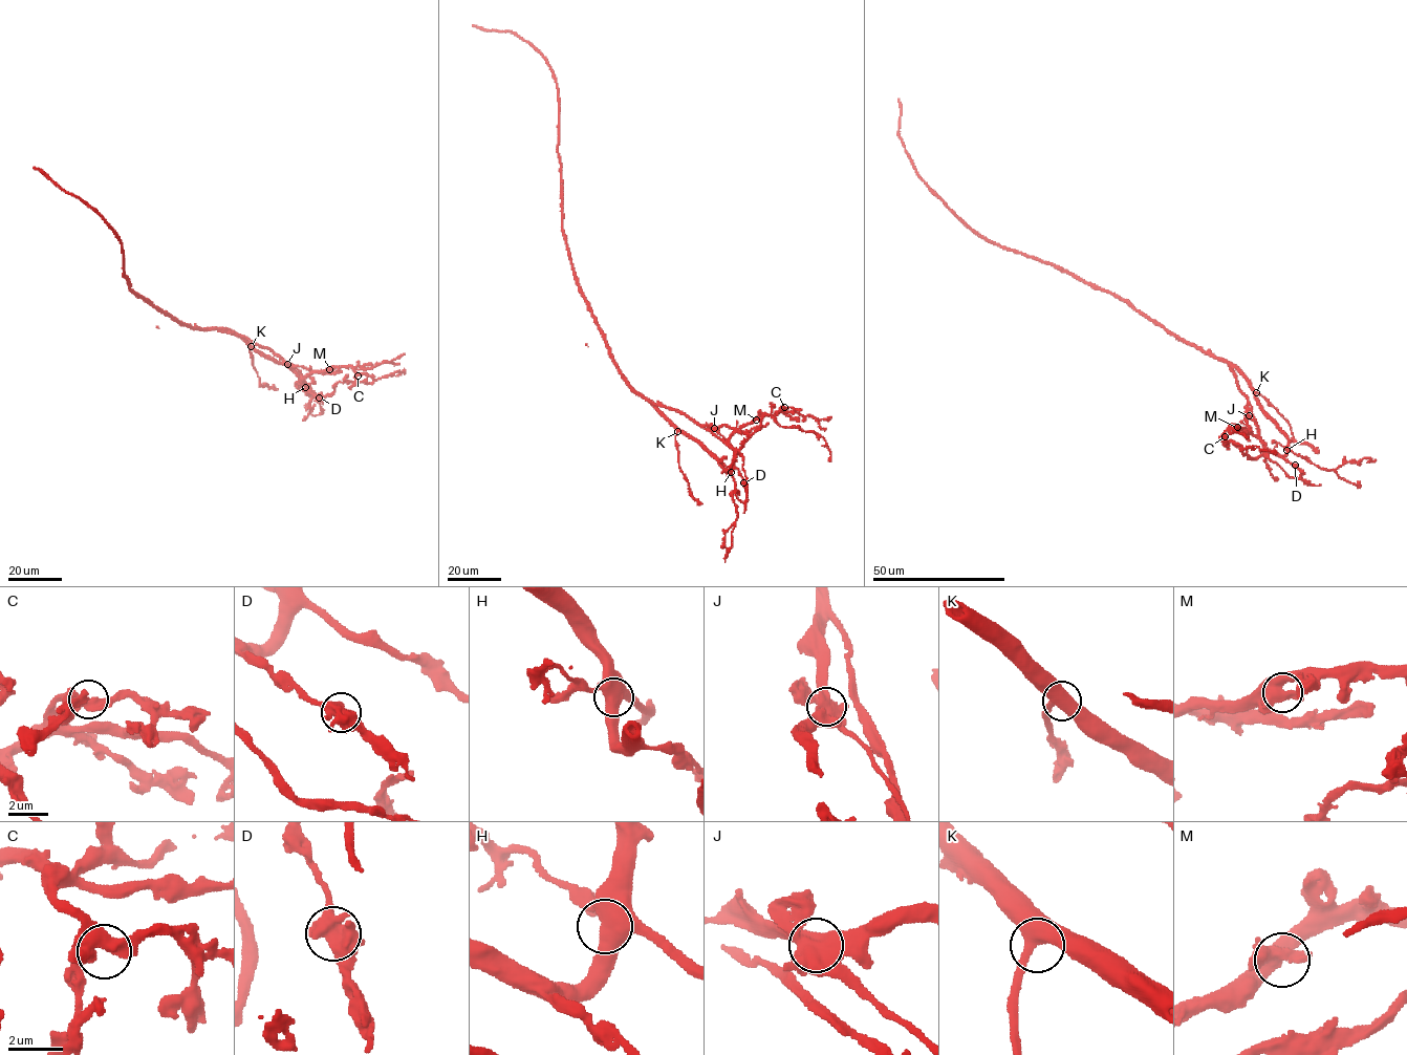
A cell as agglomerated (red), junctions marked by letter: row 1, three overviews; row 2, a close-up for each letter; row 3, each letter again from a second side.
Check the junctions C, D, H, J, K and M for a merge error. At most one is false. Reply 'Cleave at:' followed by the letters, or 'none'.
Cleave at: J

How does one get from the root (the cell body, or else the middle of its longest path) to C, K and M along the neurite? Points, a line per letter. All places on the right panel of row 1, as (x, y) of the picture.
C: (1147, 318), (1231, 368), (1259, 434), (1235, 425), (1225, 436)
K: (1147, 318), (1232, 364), (1256, 392)
M: (1147, 318), (1227, 362), (1247, 399), (1248, 415), (1258, 428), (1259, 434), (1237, 427)

